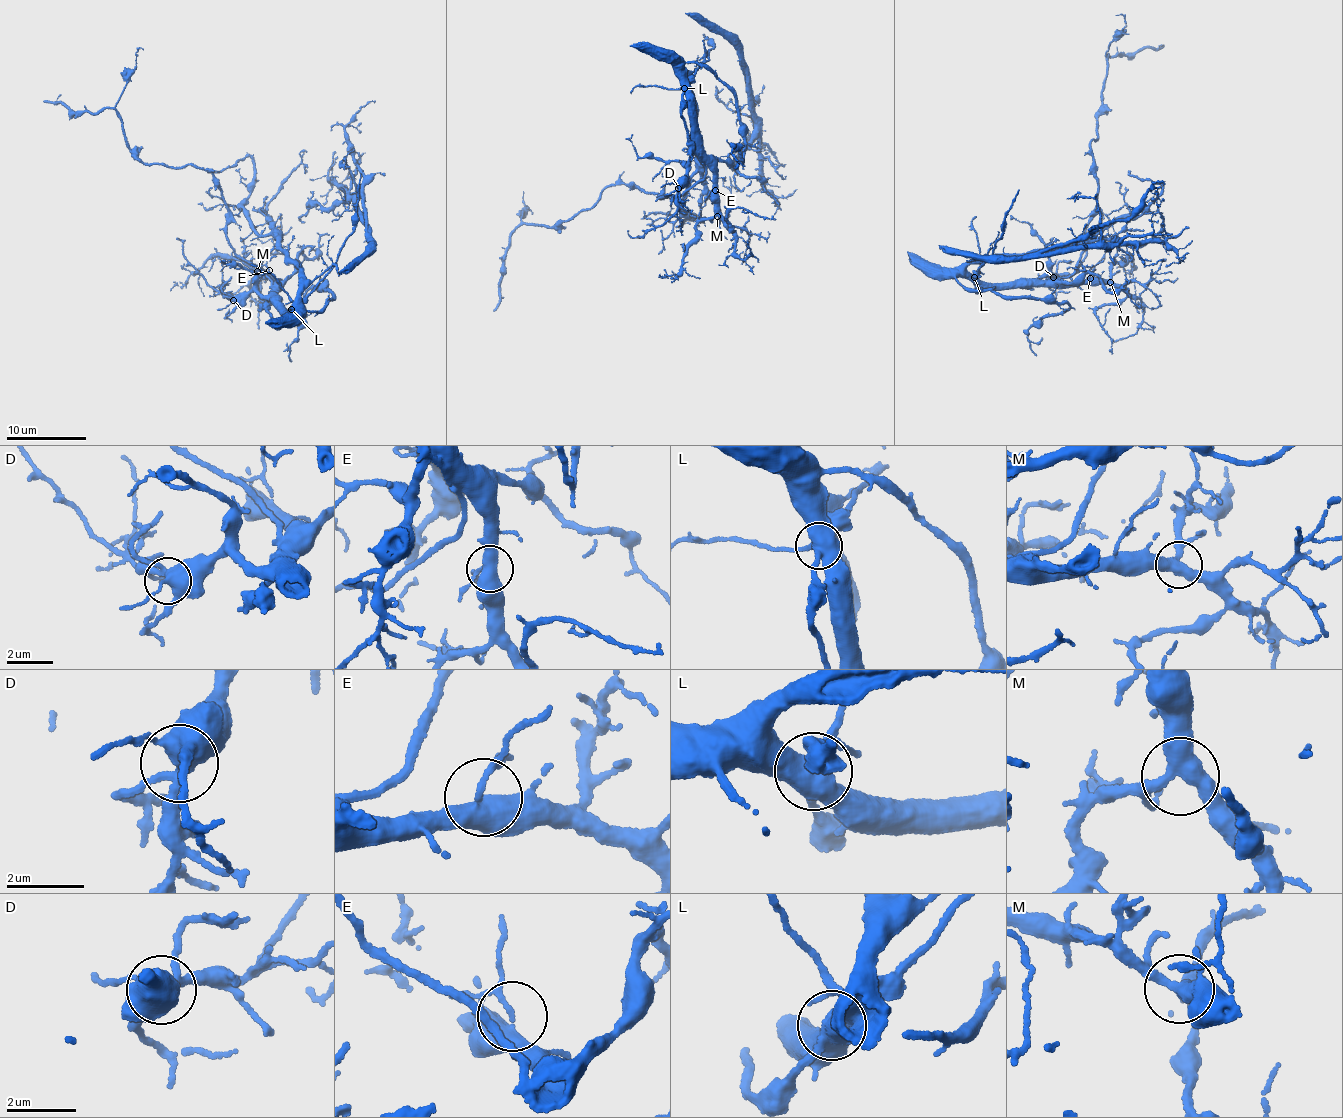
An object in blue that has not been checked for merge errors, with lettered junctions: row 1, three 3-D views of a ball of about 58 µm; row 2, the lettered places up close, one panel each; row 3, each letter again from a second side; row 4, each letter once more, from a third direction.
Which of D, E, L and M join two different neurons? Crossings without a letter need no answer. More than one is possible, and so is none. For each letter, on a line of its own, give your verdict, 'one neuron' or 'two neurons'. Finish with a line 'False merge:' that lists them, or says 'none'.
D: one neuron
E: one neuron
L: two neurons
M: one neuron
False merge: L

